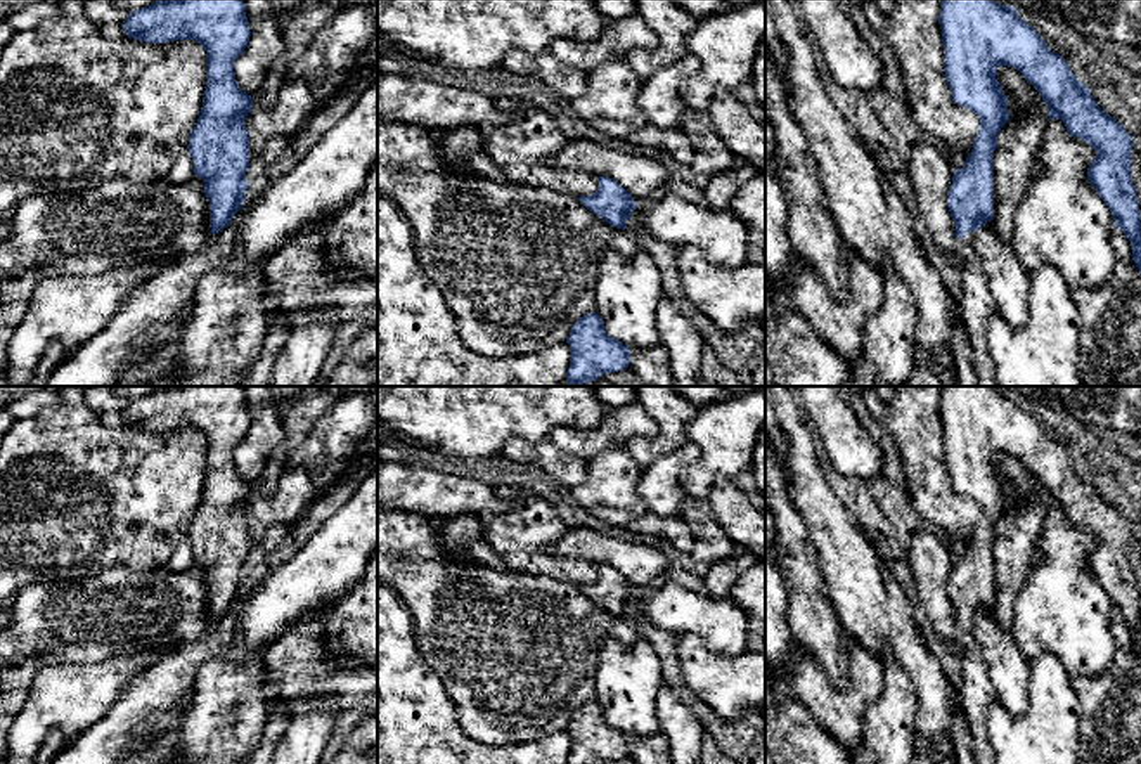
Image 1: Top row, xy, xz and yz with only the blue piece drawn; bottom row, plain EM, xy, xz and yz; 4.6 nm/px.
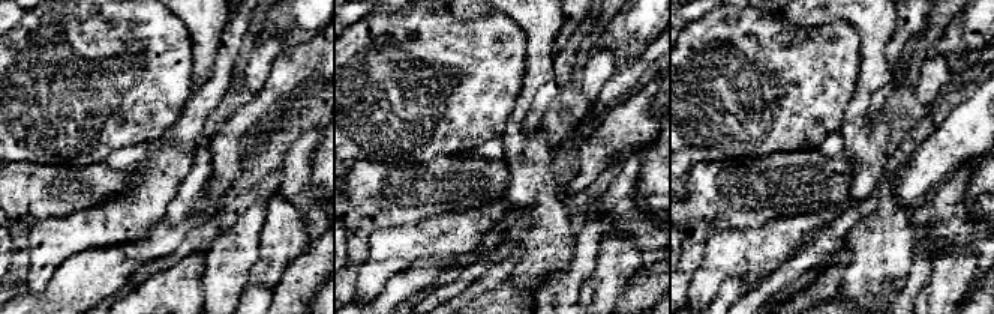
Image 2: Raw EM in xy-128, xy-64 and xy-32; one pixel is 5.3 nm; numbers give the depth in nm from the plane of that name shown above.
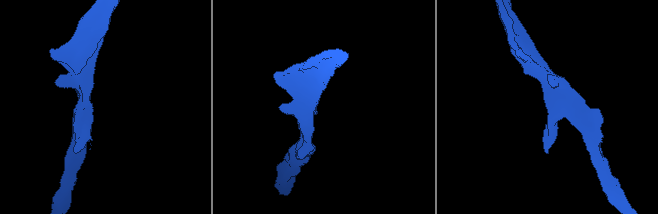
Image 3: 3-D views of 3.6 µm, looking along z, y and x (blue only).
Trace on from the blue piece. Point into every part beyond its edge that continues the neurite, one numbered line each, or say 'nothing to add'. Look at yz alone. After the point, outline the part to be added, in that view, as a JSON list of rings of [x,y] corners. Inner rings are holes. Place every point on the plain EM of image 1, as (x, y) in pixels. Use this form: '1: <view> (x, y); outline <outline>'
1: yz (975, 693); outline [[[966,620],[957,629],[956,650],[963,665],[963,684],[957,690],[957,698],[973,735],[977,761],[978,764],[997,764],[996,750],[987,736],[987,710],[996,693],[975,638],[975,620]]]

